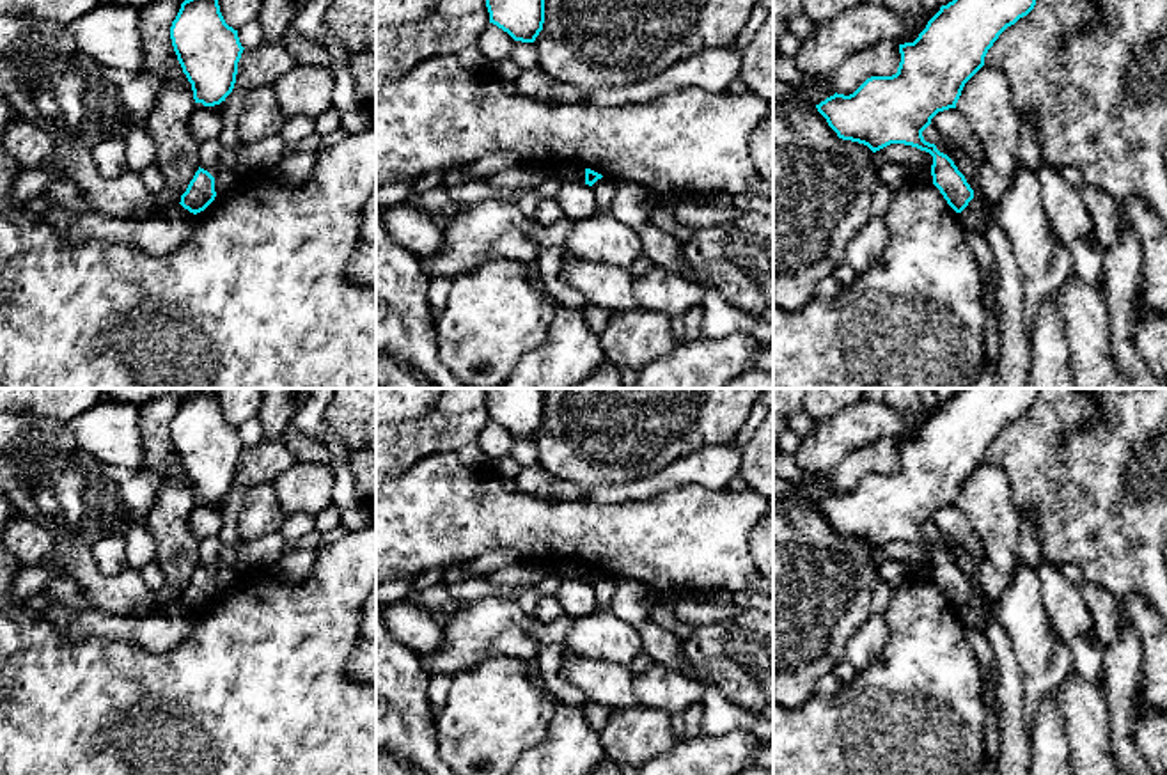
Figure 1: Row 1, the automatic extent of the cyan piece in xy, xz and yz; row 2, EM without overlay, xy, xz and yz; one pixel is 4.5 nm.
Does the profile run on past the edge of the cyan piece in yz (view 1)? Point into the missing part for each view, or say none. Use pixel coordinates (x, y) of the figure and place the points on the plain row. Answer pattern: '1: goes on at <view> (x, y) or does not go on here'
1: does not go on here

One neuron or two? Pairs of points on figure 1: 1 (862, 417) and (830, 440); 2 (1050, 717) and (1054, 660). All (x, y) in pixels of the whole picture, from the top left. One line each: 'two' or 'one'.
1: one
2: two

